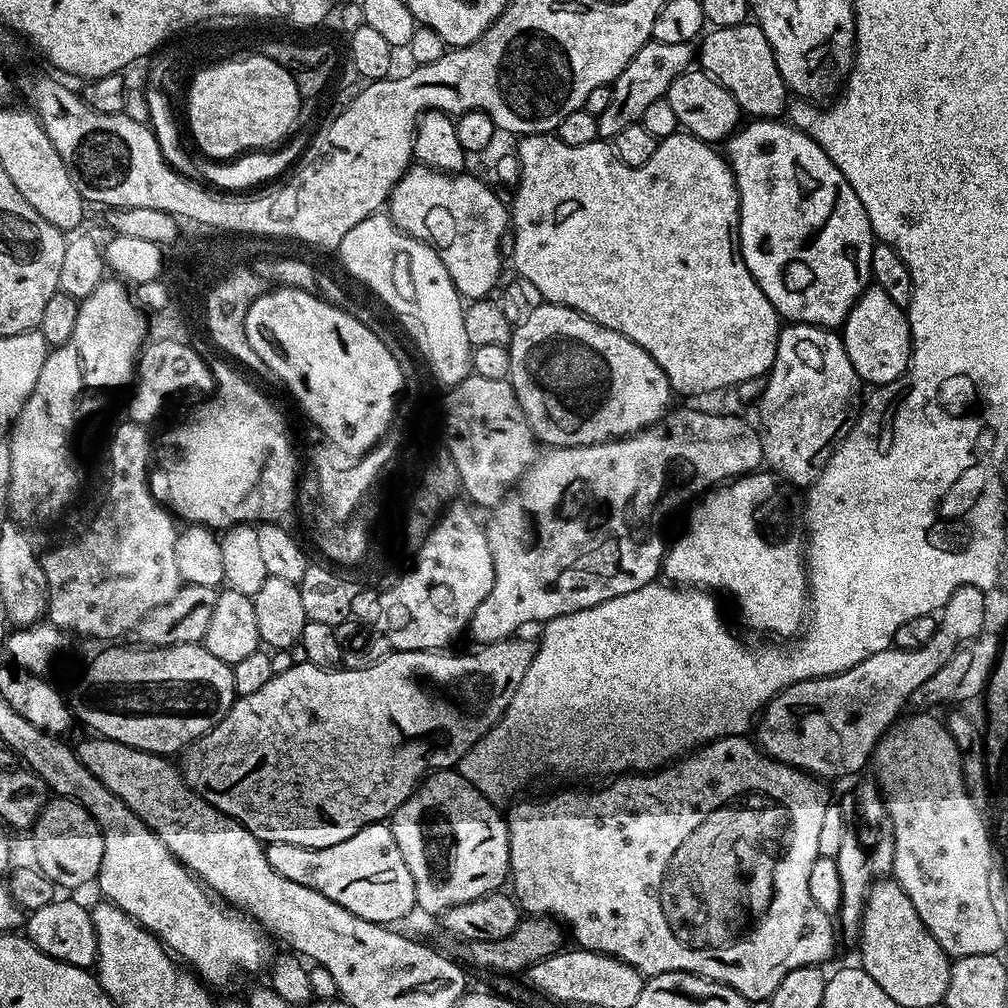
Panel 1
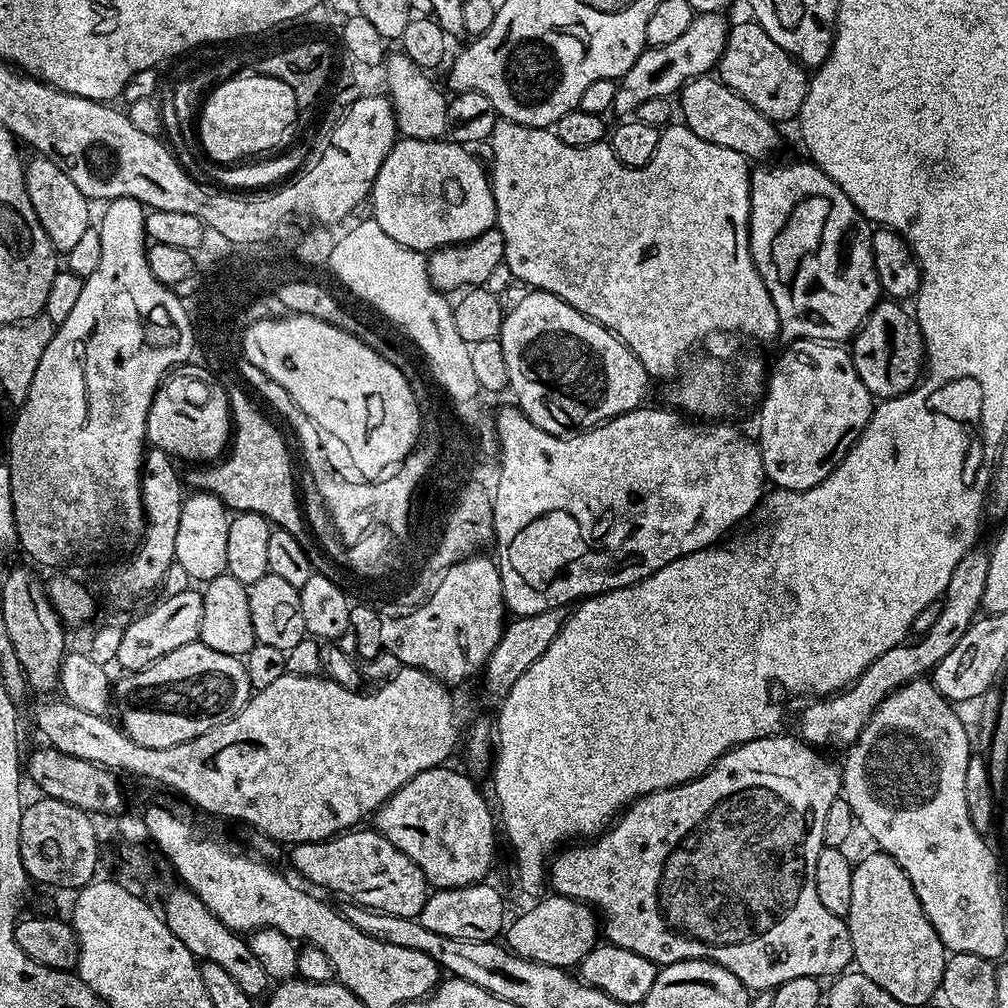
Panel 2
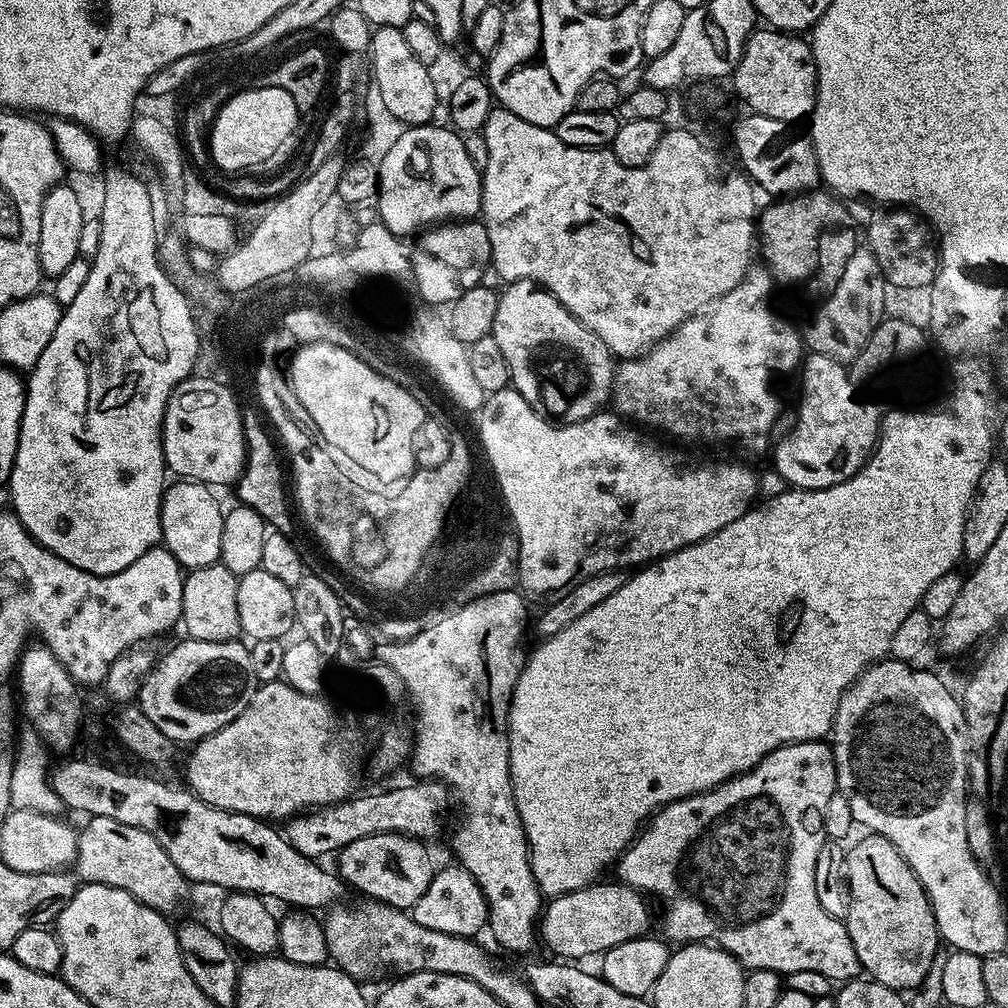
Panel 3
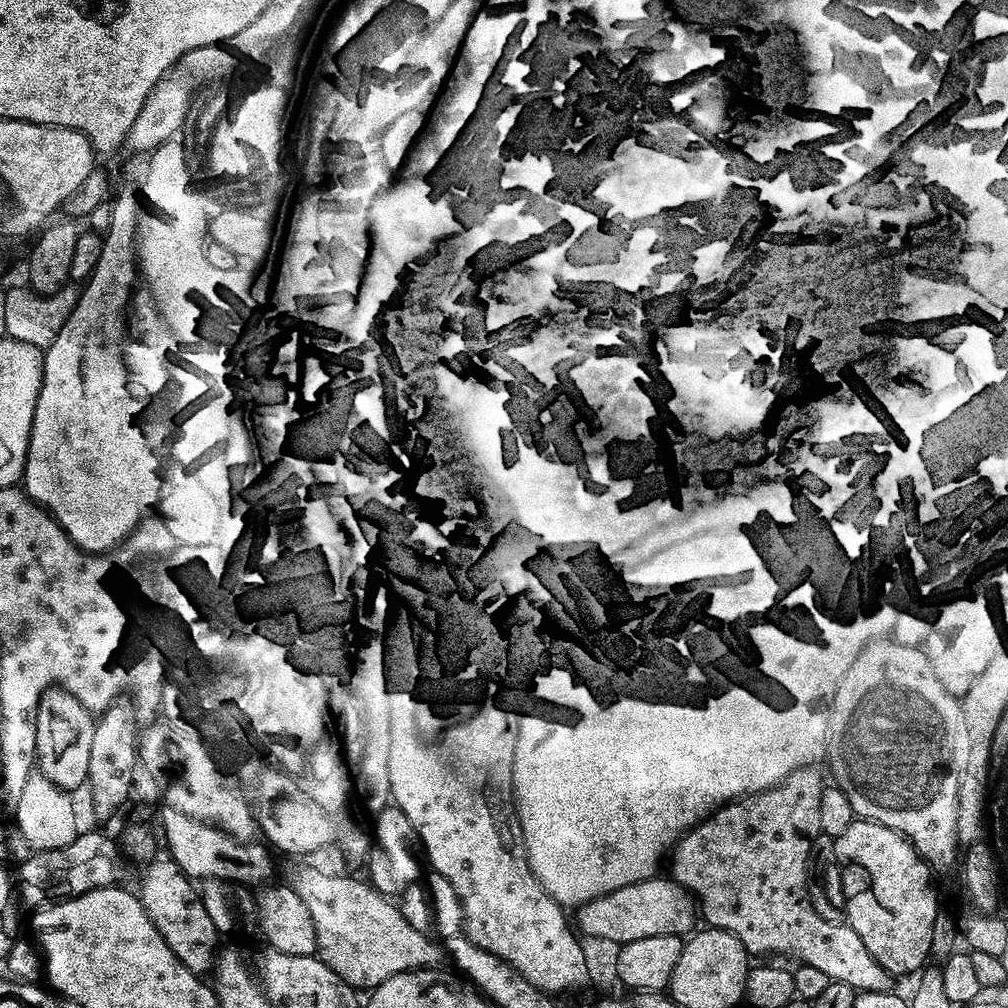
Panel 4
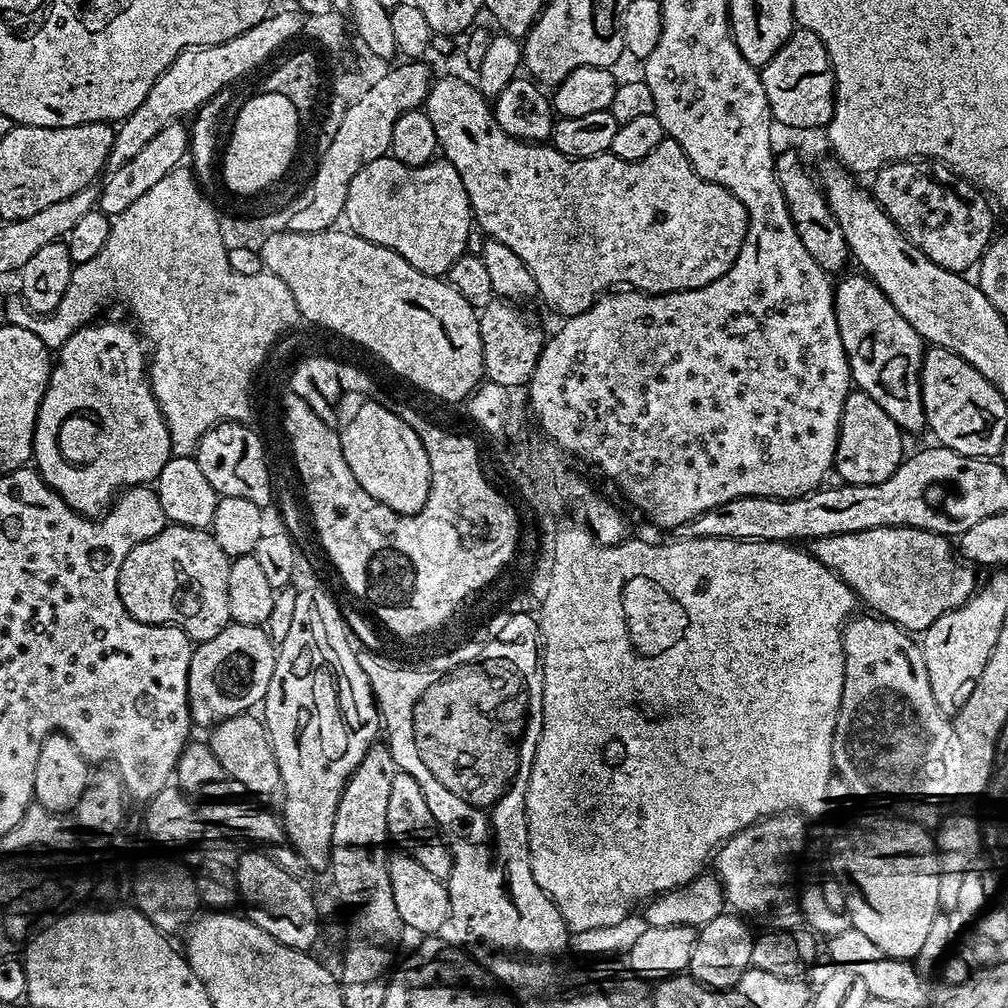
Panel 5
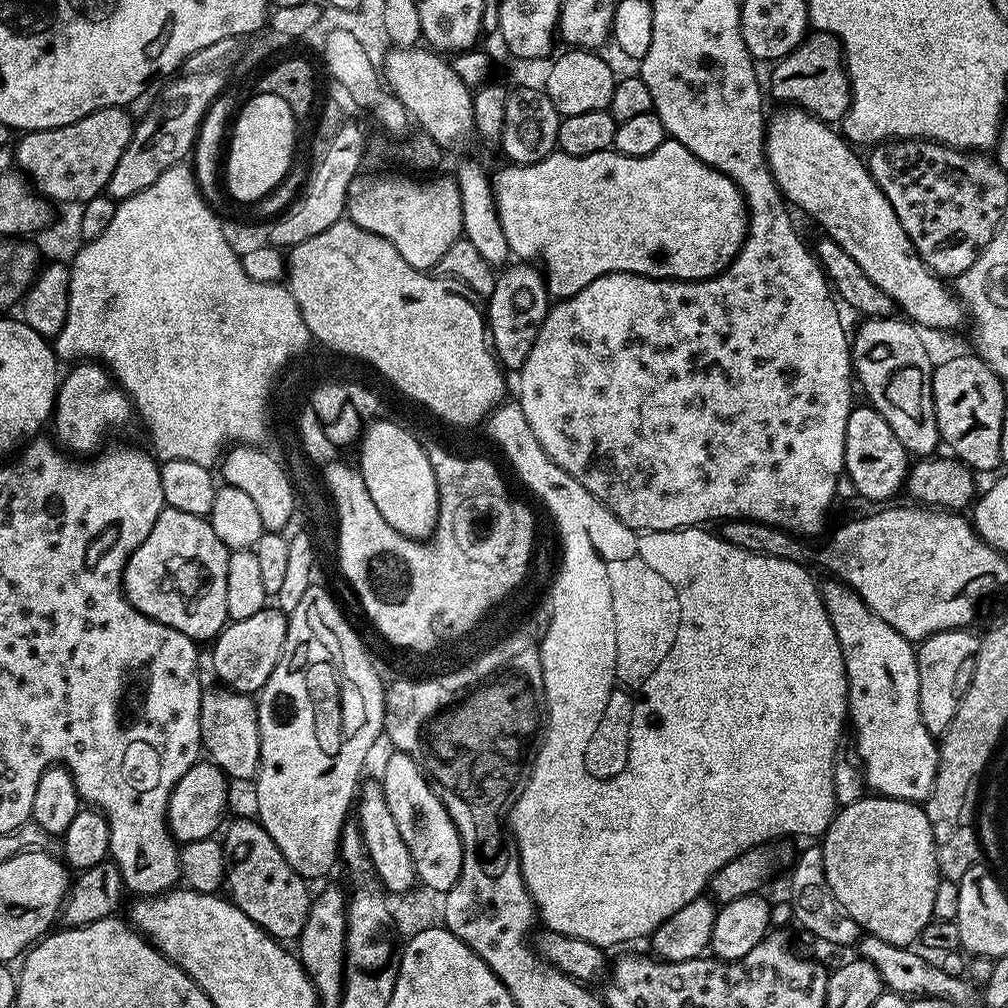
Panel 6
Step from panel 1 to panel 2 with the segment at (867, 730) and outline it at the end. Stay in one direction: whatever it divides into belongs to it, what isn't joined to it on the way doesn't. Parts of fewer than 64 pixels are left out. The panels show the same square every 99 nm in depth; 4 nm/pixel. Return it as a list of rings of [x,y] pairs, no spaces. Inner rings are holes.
[[[973,550],[968,552],[954,566],[954,574],[950,574],[950,582],[946,582],[943,594],[942,614],[938,614],[938,622],[930,626],[930,630],[919,637],[917,644],[905,642],[886,650],[865,672],[852,681],[847,688],[823,698],[813,699],[812,705],[800,716],[799,739],[805,744],[813,745],[821,750],[828,748],[847,749],[854,744],[864,729],[864,724],[872,716],[872,711],[890,695],[895,688],[909,684],[911,680],[919,680],[933,668],[946,654],[961,641],[962,636],[982,608],[982,594],[986,592],[986,570],[988,569],[988,552]]]

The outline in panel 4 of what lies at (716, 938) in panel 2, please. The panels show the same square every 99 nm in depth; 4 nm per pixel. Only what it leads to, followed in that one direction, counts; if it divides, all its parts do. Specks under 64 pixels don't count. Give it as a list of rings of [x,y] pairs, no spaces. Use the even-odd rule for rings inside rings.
[[[815,767],[805,768],[789,776],[783,780],[781,784],[775,784],[773,788],[768,788],[765,792],[755,792],[752,796],[746,796],[743,800],[735,801],[717,811],[708,817],[707,820],[701,821],[681,840],[676,841],[671,853],[672,860],[671,879],[681,884],[689,892],[693,893],[698,901],[698,912],[702,917],[703,923],[710,928],[725,928],[730,934],[734,934],[734,938],[738,938],[742,942],[742,946],[750,954],[756,952],[760,956],[764,956],[767,952],[777,952],[780,956],[793,956],[796,960],[801,960],[804,964],[809,964],[816,972],[828,976],[829,981],[845,984],[851,988],[855,988],[857,993],[862,992],[891,992],[893,991],[894,977],[892,973],[887,972],[882,965],[874,958],[874,954],[870,954],[870,950],[866,950],[866,942],[862,942],[862,938],[858,938],[858,934],[846,922],[835,924],[834,922],[826,922],[826,918],[822,918],[822,914],[816,912],[816,907],[812,905],[810,895],[810,861],[814,856],[814,845],[817,843],[820,831],[820,815],[822,814],[822,806],[820,799],[824,793],[825,781],[820,781],[820,776],[816,773]]]

